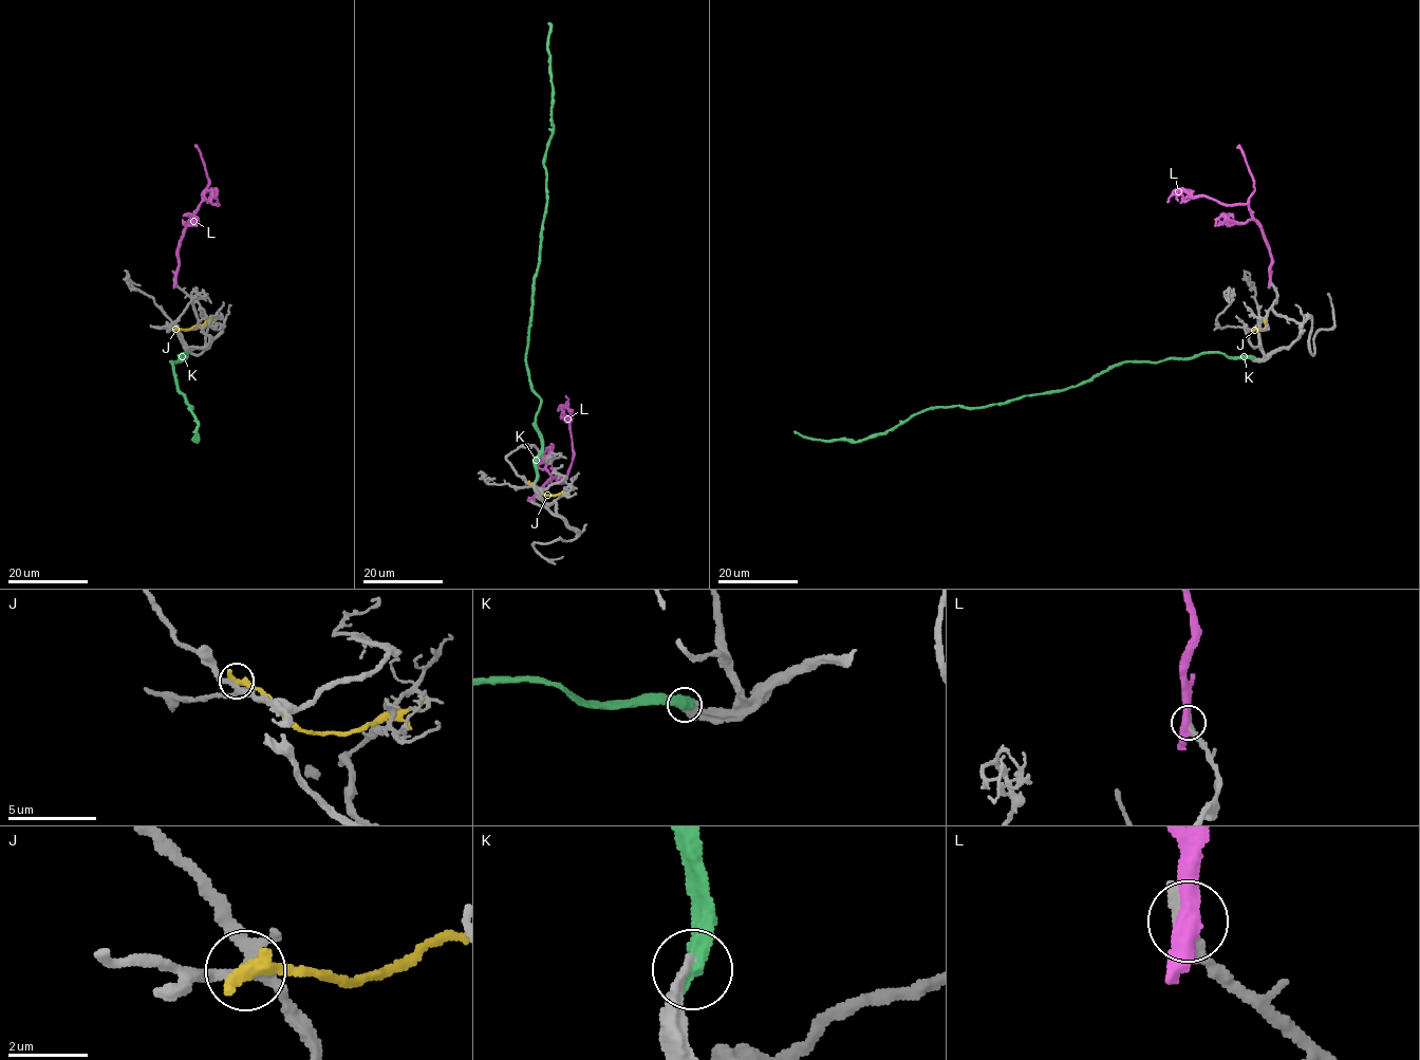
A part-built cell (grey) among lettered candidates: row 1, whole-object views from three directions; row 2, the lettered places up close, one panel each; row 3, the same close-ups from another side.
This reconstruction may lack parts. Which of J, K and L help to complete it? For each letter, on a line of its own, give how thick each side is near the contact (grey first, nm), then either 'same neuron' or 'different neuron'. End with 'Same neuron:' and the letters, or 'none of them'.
J: 280 nm thick on the grey side, 400 nm on the other; different neuron
K: 360 nm thick on the grey side, 550 nm on the other; same neuron
L: 420 nm thick on the grey side, 460 nm on the other; different neuron
Same neuron: K

